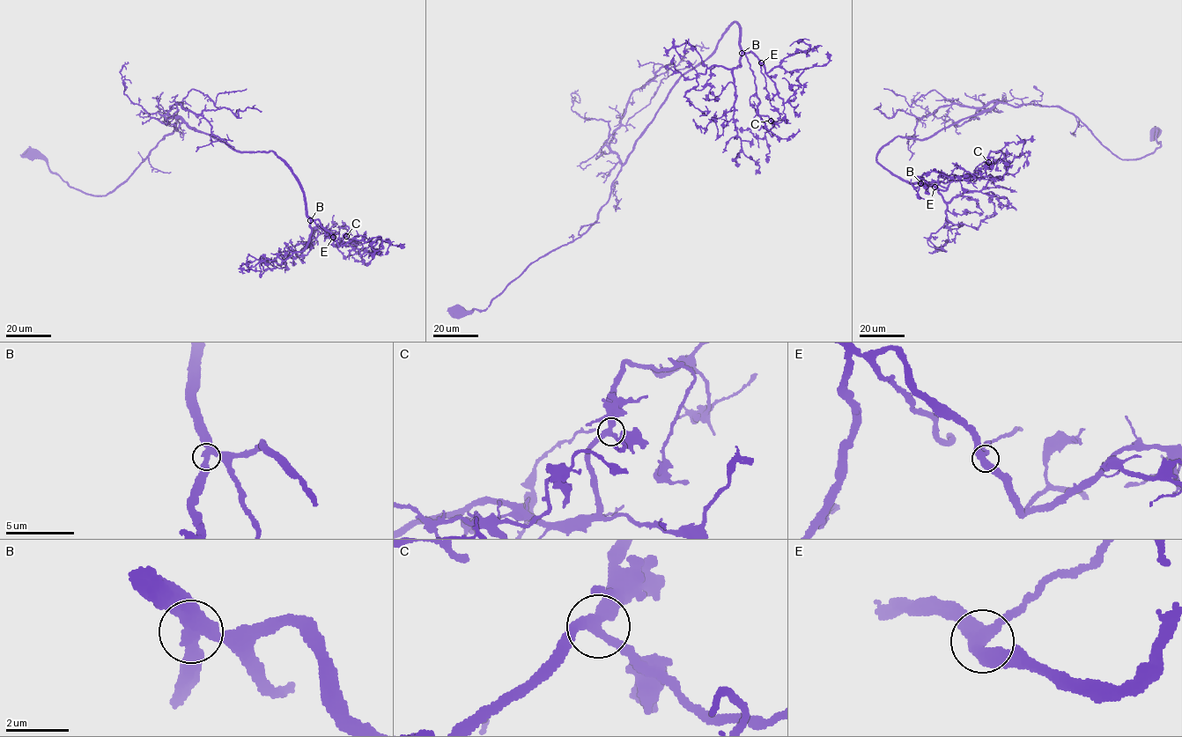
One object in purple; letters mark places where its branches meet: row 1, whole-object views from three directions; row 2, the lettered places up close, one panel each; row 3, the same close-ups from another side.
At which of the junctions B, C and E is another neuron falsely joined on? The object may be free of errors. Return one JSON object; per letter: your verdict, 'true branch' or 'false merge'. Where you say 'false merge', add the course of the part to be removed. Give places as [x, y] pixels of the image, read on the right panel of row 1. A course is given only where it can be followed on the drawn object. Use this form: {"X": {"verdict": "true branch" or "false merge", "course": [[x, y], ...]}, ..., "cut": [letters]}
{"B": {"verdict": "true branch"}, "C": {"verdict": "true branch"}, "E": {"verdict": "true branch"}, "cut": []}

